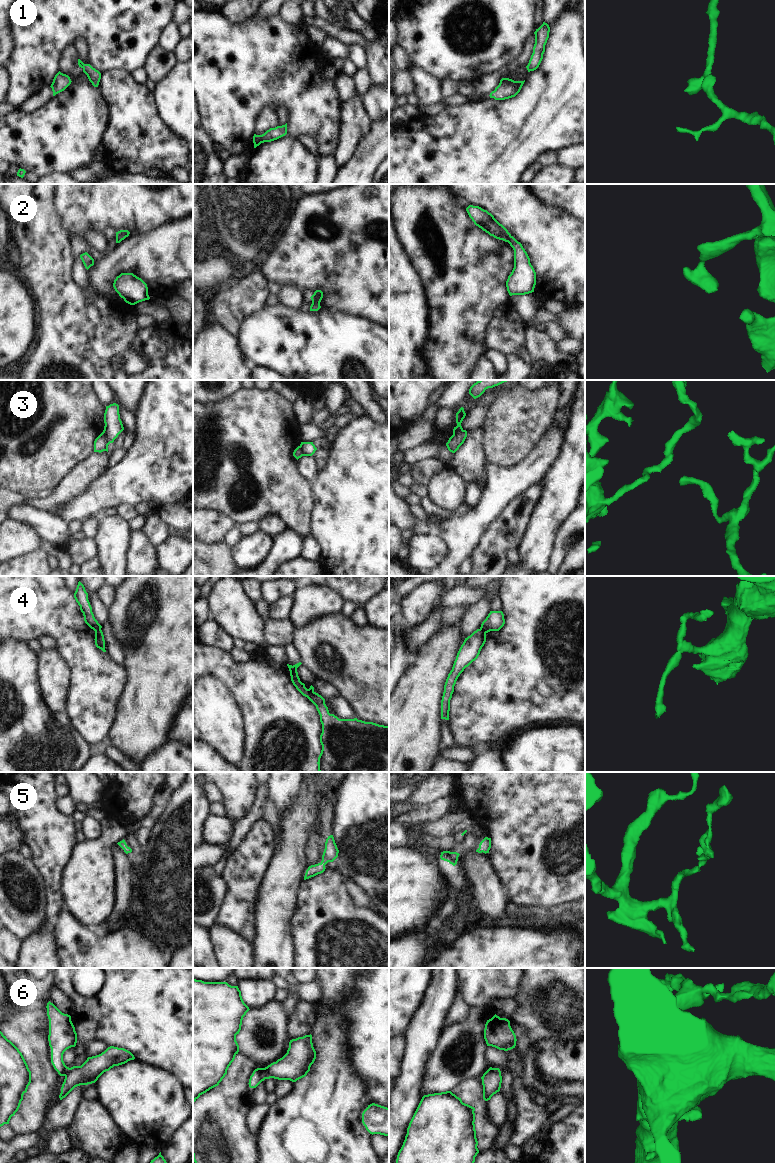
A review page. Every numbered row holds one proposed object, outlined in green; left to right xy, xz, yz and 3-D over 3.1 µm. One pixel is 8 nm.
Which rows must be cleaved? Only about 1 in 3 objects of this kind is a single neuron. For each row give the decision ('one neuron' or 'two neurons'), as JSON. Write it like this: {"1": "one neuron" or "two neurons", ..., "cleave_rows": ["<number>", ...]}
{"1": "one neuron", "2": "one neuron", "3": "two neurons", "4": "two neurons", "5": "one neuron", "6": "two neurons", "cleave_rows": ["3", "4", "6"]}

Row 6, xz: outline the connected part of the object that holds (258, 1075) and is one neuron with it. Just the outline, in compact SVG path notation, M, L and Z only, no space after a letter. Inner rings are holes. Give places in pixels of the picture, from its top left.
M257 1068L253 1071L249 1079L249 1087L256 1088L262 1081L266 1079L264 1068Z

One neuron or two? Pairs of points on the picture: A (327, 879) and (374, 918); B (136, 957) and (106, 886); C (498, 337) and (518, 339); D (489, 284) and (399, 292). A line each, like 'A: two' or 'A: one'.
A: one
B: two
C: one
D: two

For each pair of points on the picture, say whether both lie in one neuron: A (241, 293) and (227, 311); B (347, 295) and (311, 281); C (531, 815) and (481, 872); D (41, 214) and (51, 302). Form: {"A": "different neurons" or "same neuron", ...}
{"A": "same neuron", "B": "same neuron", "C": "different neurons", "D": "same neuron"}

